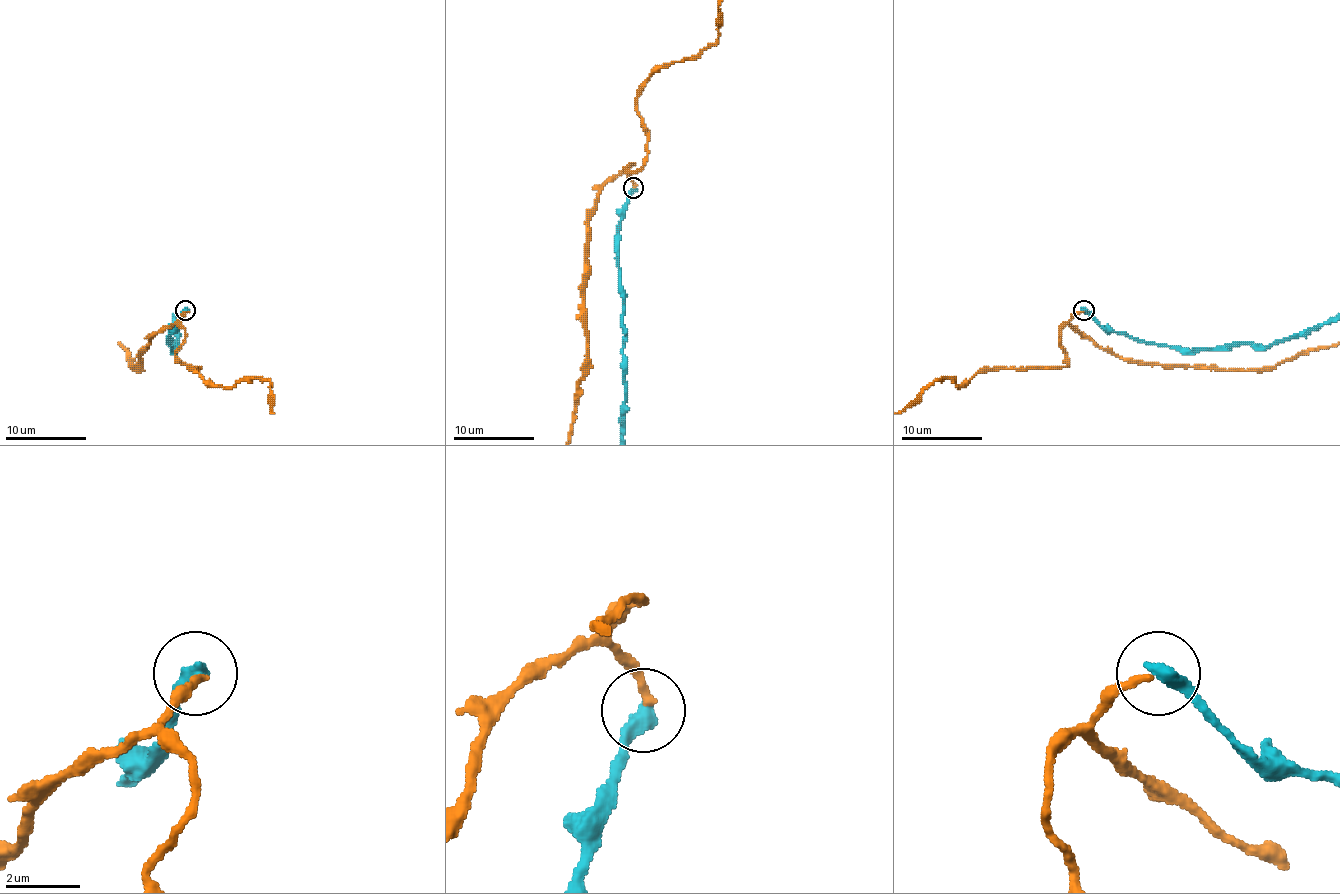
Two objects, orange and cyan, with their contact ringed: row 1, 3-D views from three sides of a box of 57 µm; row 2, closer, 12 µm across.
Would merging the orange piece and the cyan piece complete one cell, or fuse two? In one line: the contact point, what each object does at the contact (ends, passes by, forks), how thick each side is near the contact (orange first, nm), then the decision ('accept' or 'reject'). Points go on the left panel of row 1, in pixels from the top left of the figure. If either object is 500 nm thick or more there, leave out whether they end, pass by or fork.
place (185, 310); orange ends; cyan ends; calibres 200 and 440 nm; reject

